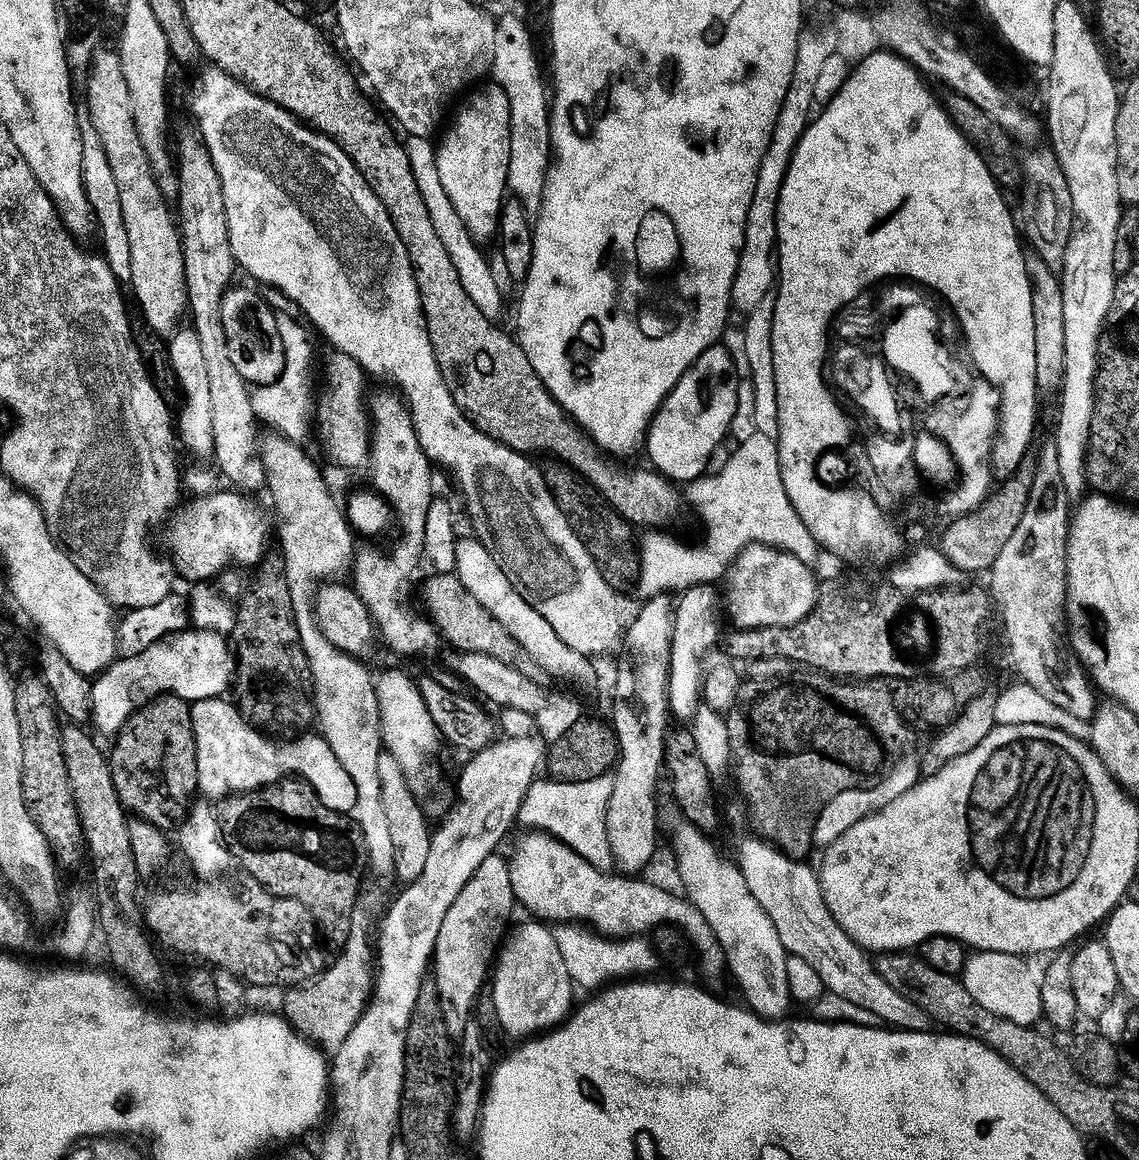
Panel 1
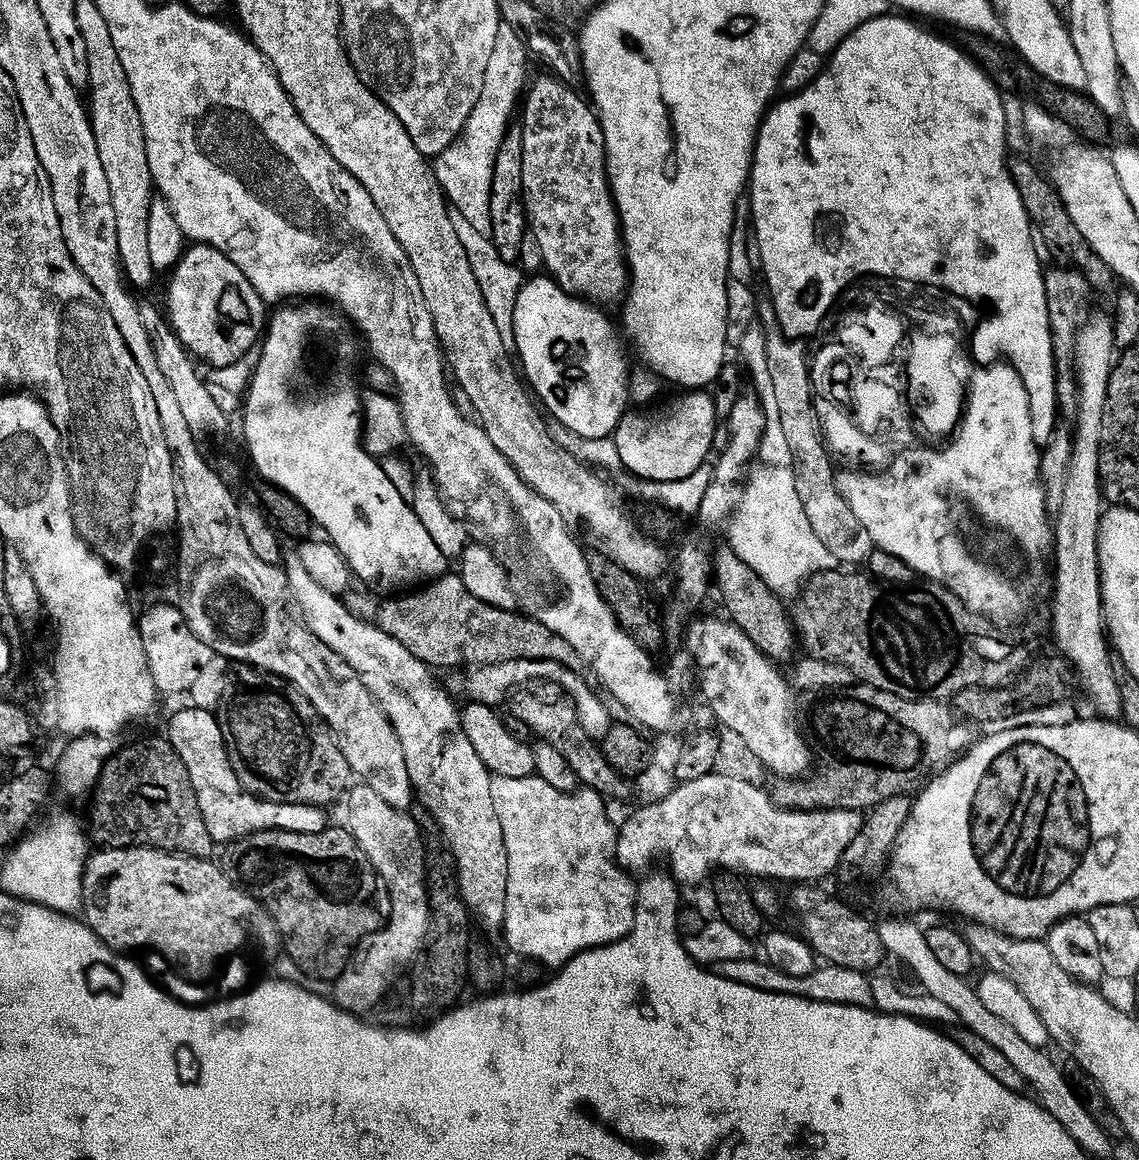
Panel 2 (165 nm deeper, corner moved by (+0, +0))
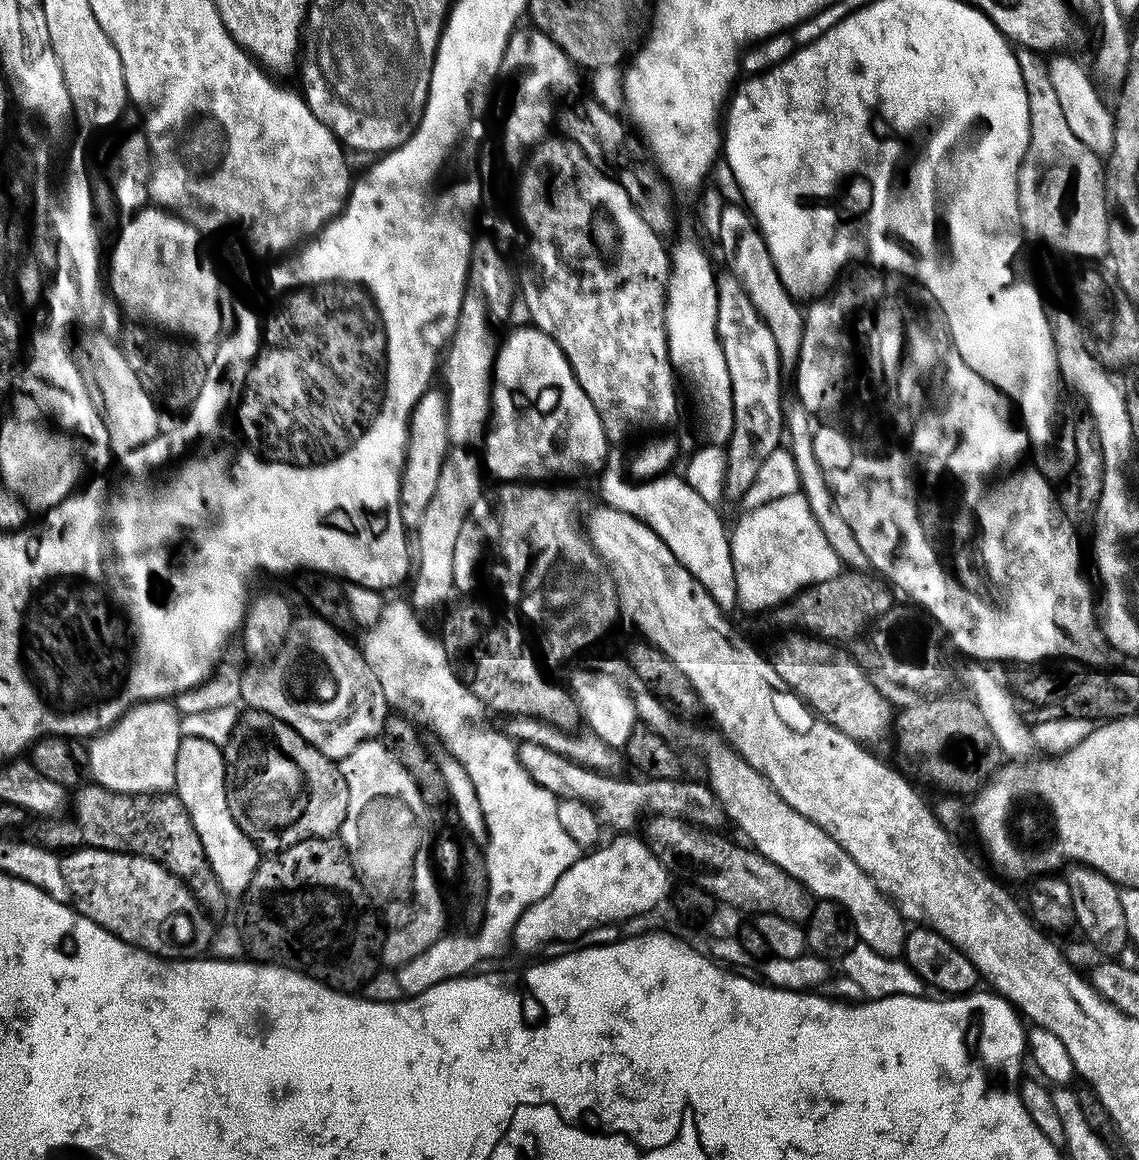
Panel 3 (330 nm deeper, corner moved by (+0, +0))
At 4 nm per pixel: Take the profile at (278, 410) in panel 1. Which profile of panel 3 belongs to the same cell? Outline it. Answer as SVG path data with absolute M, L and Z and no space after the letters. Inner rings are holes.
M429 390L417 402L408 423L408 449L404 455L404 468L400 472L400 489L398 490L398 506L400 517L405 529L415 530L422 522L422 514L434 496L434 489L438 486L439 470L444 457L450 451L446 414L448 402L443 391Z

